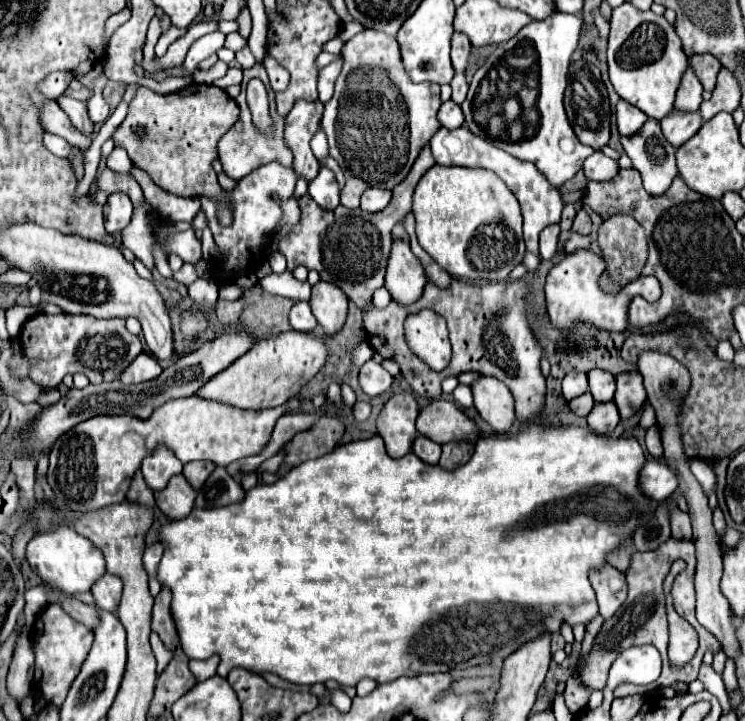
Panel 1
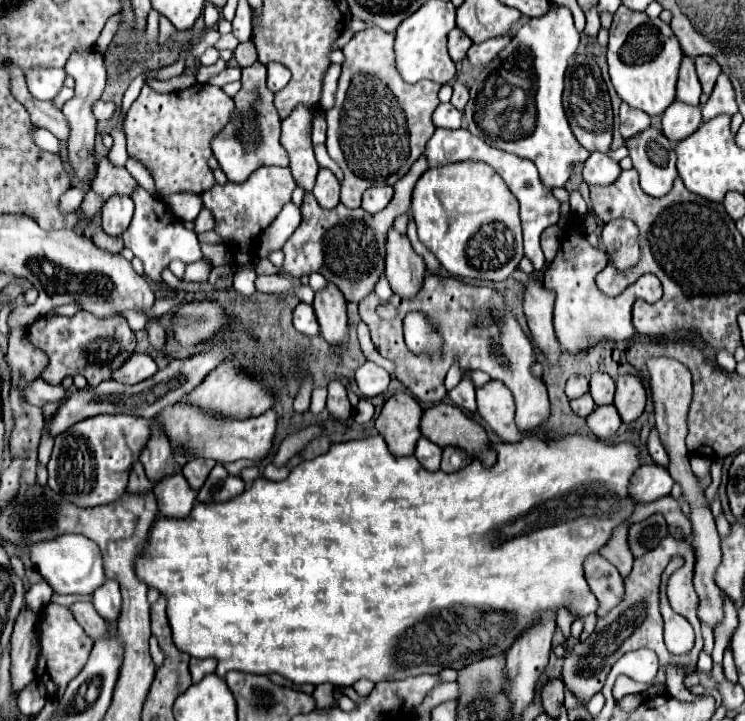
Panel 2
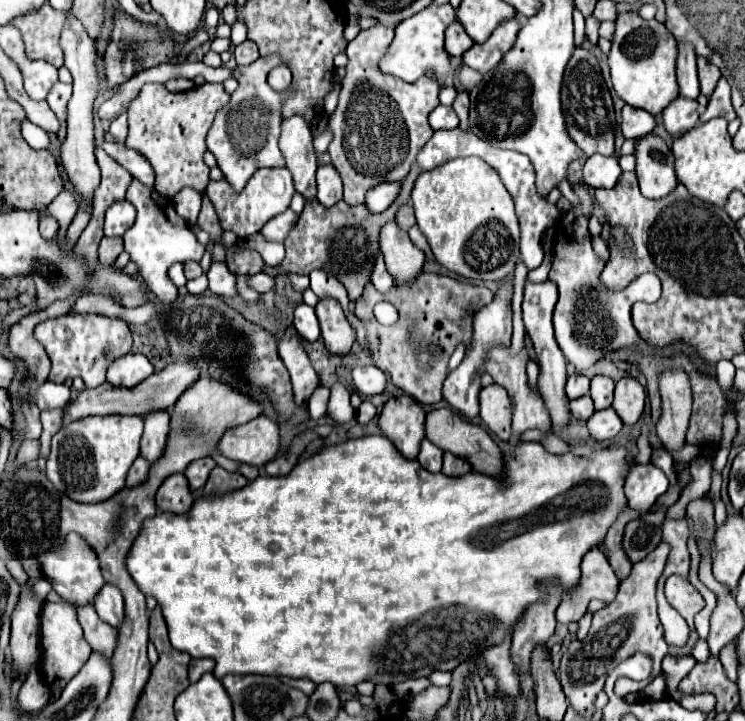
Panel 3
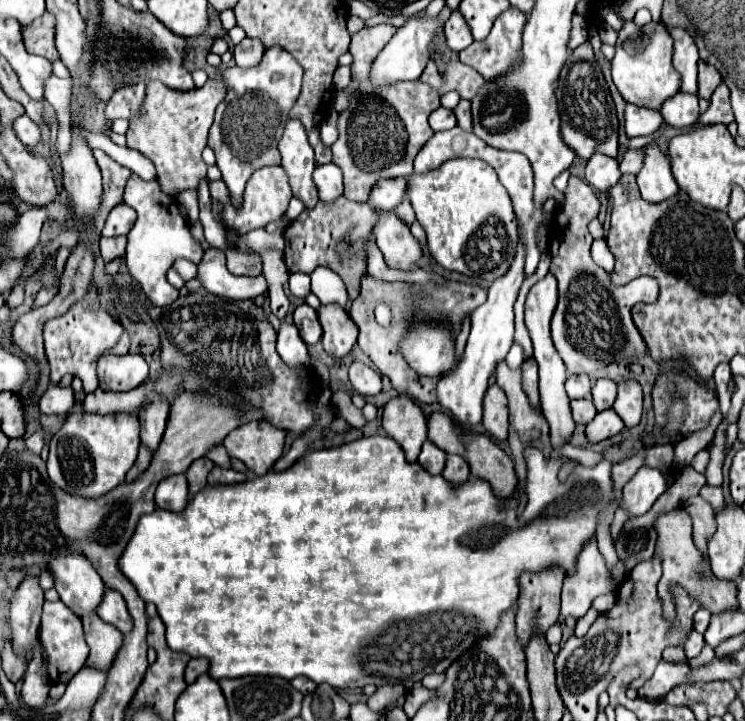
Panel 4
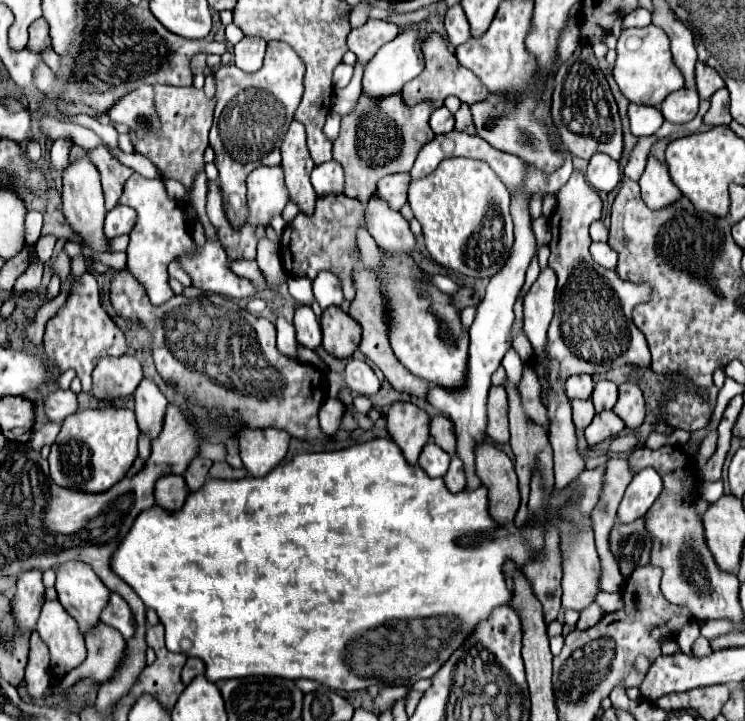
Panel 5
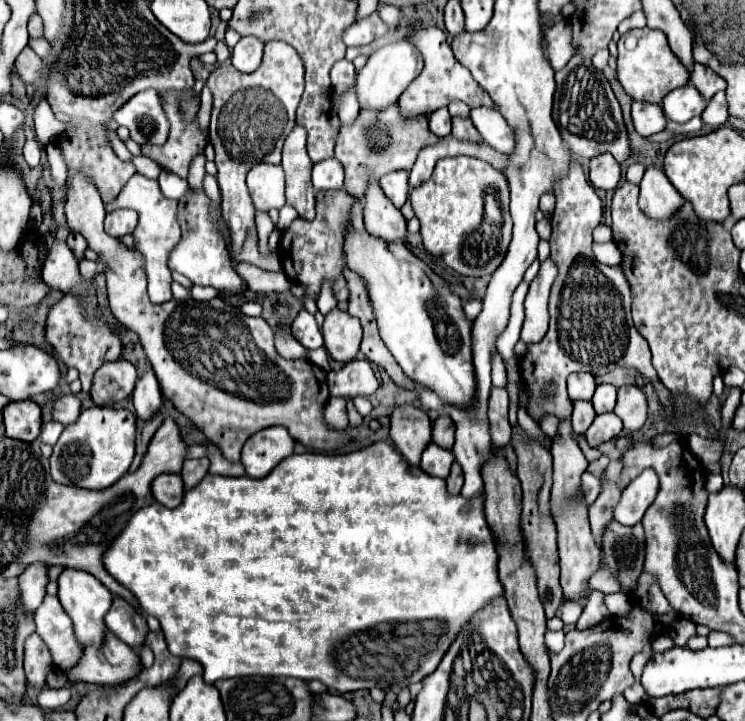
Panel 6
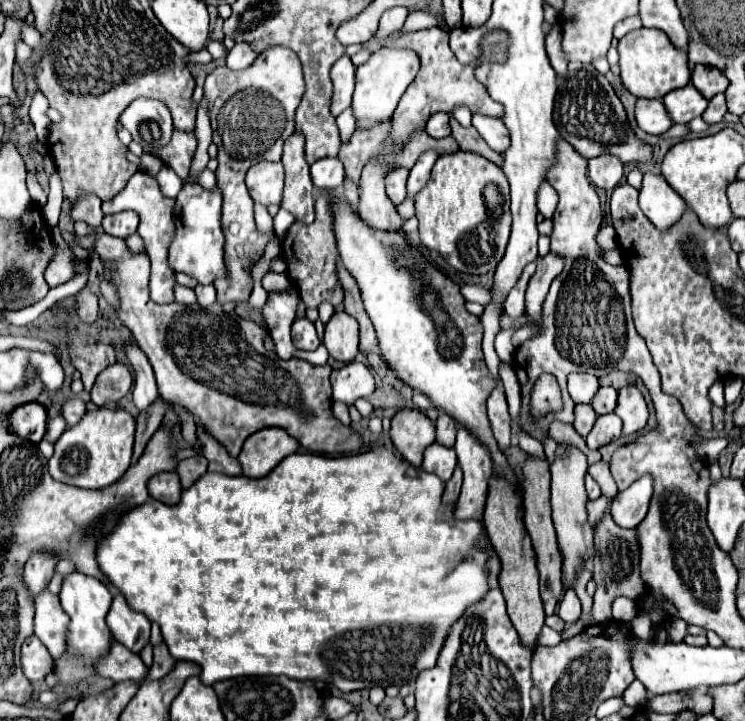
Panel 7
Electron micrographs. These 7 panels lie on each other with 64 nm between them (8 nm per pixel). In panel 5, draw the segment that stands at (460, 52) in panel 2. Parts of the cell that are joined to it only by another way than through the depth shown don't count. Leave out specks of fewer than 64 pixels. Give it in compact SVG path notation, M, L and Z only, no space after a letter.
M454 4L448 8L446 18L444 18L444 26L448 32L448 40L452 46L460 46L470 38L470 28L468 28L468 20L464 16L464 10L460 4Z

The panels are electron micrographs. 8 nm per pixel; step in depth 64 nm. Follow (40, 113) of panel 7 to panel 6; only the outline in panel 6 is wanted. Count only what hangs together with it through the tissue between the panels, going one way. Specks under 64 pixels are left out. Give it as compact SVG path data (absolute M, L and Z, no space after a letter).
M44 98L34 108L34 128L36 128L38 142L44 146L48 142L54 142L64 132L64 124L54 118L54 114Z

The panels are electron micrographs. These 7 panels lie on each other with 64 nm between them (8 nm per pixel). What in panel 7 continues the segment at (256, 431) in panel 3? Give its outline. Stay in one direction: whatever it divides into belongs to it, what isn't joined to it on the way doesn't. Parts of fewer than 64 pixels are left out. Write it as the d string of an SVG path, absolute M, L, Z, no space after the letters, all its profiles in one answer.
M264 428L256 434L248 436L238 456L242 464L244 476L262 478L266 476L278 462L298 450L298 440L292 438L282 428Z

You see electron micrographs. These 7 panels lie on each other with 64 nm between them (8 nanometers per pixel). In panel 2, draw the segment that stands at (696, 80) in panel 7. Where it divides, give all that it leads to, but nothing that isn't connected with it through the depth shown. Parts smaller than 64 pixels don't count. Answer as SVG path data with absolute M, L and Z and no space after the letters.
M698 56L698 58L694 58L694 62L696 62L698 80L702 84L702 92L710 94L712 88L714 88L714 84L716 84L716 78L720 74L720 66L710 56Z

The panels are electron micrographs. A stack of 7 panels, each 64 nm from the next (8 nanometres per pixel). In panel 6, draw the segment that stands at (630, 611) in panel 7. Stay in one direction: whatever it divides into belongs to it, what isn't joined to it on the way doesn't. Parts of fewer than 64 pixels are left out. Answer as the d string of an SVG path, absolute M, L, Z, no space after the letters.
M622 592L606 594L605 604L608 604L608 610L612 616L624 616L628 614L628 596Z

